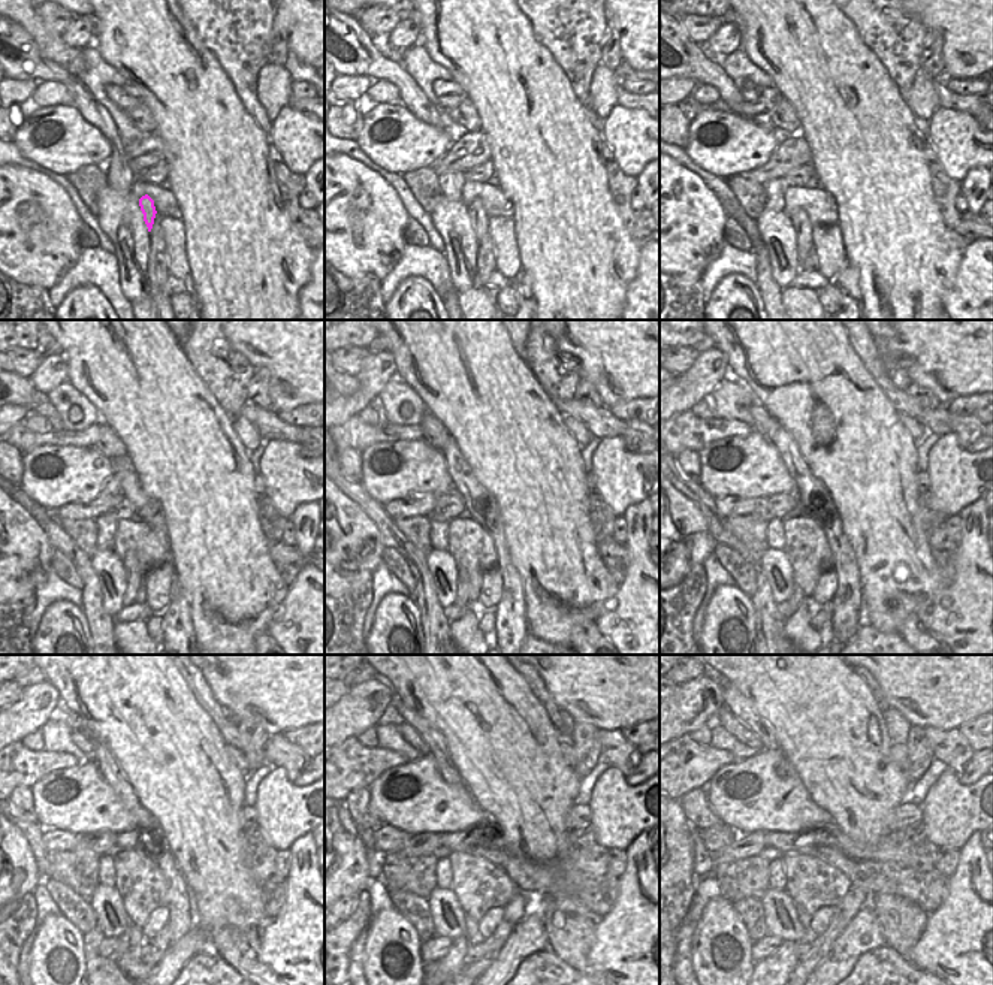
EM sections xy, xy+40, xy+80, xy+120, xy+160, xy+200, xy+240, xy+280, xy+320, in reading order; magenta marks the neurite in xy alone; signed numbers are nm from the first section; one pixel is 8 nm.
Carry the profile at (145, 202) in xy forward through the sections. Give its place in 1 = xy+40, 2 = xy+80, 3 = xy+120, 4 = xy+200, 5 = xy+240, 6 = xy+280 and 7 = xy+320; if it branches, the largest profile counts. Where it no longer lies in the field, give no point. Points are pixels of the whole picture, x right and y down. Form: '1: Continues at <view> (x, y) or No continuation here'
1: Continues at xy+40 (479, 217)
2: Continues at xy+80 (803, 229)
3: Continues at xy+120 (133, 579)
4: Continues at xy+200 (797, 595)
5: Continues at xy+240 (123, 940)
6: Continues at xy+280 (455, 958)
7: Continues at xy+320 (785, 958).

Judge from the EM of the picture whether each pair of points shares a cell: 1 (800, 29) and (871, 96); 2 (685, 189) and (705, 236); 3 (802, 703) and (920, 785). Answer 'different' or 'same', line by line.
1: same
2: same
3: different

